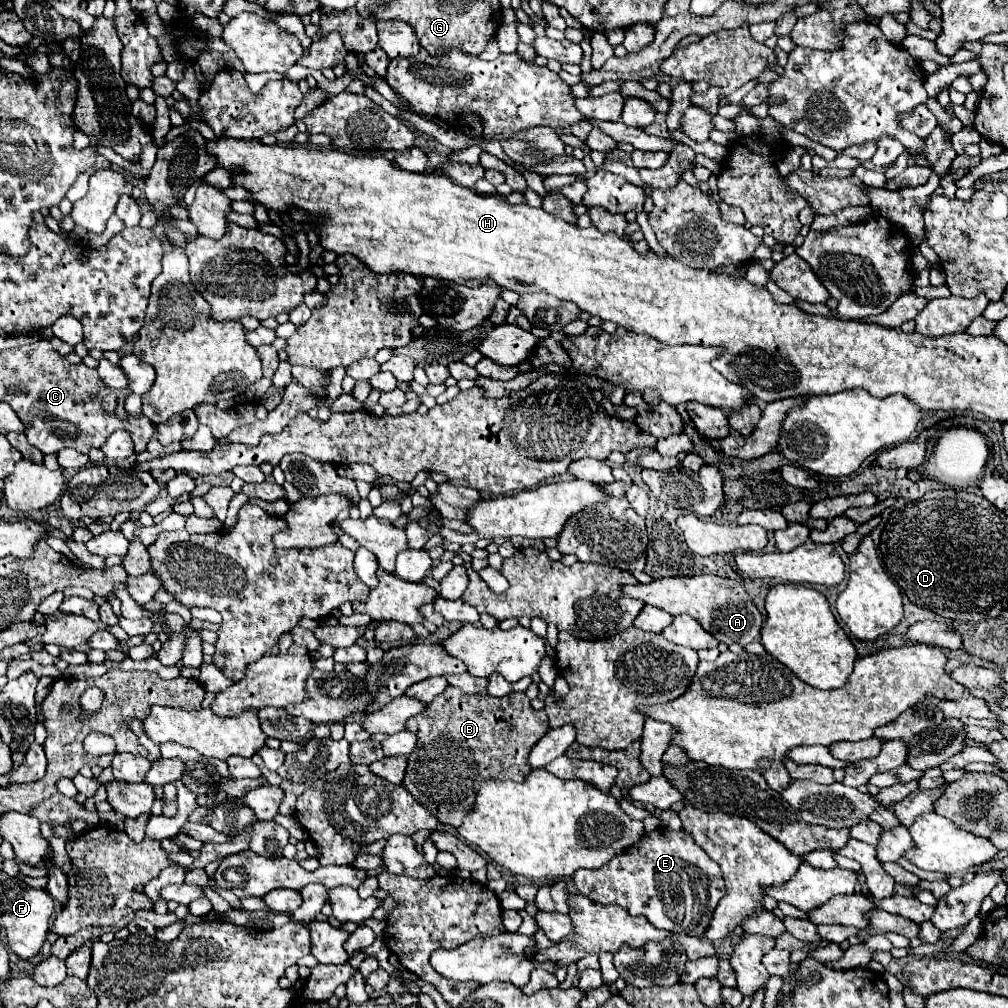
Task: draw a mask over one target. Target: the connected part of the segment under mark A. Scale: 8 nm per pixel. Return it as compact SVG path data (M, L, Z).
M692 576L692 578L660 578L652 584L636 584L636 586L624 586L624 594L636 600L642 600L644 604L656 606L666 610L672 616L690 614L696 618L704 630L708 630L716 640L724 644L740 644L748 646L752 642L760 640L762 630L762 614L750 600L746 588L740 582L734 582L730 578L722 576Z

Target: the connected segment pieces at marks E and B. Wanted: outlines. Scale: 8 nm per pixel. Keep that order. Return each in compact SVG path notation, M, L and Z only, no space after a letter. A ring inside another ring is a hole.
M664 826L644 834L632 848L614 856L602 868L576 872L572 880L586 898L596 900L598 904L622 906L636 916L646 916L660 930L696 938L704 936L716 904L726 894L720 866L686 830Z
M448 686L432 704L428 704L428 712L424 712L424 716L414 716L412 720L408 720L408 730L416 732L418 744L408 758L408 768L402 786L442 824L458 828L464 814L474 808L472 802L476 802L476 792L482 782L492 778L524 782L530 776L530 750L550 730L550 724L546 712L534 710L530 706L530 700L522 692L512 692L508 696L494 698L490 694L466 694L460 688Z

